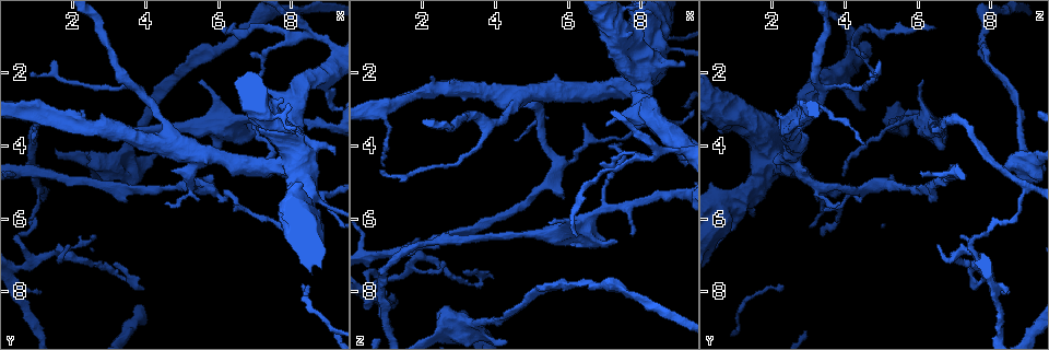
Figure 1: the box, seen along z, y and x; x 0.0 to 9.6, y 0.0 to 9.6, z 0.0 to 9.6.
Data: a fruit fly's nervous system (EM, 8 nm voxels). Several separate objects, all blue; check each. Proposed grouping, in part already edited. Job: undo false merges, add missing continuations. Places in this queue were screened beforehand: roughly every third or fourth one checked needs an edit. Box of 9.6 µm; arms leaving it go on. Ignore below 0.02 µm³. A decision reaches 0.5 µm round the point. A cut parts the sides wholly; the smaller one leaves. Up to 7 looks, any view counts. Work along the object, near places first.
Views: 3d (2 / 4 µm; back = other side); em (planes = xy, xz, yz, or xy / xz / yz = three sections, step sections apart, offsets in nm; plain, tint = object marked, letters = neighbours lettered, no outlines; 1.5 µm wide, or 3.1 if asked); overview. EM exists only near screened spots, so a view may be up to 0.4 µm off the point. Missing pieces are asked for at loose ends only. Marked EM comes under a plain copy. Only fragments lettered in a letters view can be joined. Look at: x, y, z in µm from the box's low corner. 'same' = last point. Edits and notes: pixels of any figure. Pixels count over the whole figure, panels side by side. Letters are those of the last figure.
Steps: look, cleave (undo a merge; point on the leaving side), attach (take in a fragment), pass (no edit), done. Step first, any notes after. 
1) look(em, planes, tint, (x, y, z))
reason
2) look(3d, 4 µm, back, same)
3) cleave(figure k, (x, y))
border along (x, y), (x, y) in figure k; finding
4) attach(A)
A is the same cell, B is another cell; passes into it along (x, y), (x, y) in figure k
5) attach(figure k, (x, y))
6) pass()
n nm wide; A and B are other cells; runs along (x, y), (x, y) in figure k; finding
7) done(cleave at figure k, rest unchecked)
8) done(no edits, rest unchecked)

look(em, planes, letters, (0.90, 3.00, 3.05))
branch point

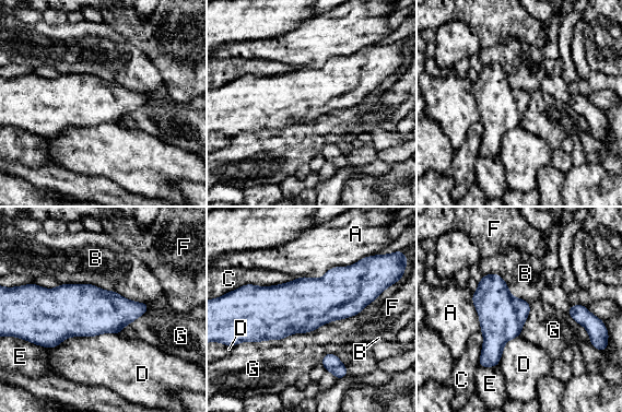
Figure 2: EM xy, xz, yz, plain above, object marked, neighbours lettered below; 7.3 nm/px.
pass()
A, B, C, D, E, F and G are other cells; one neuron here

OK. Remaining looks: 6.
look(em, planes, letters, (0.85, 3.90, 4.50))
tapers out

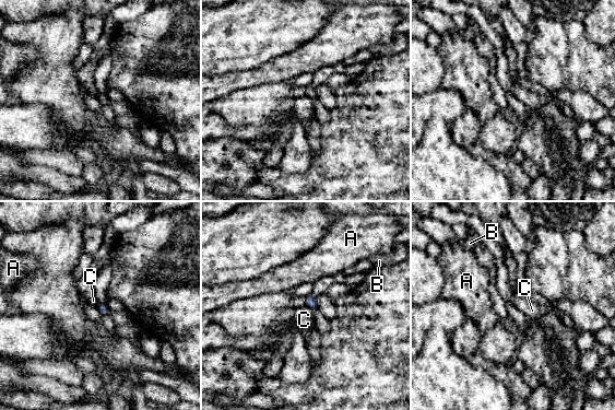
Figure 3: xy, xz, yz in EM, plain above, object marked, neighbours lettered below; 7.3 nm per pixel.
pass()
70 nm wide; A, B and C are other cells; border along (306, 305), (312, 312) in figure 3; no lettered fragment goes on from it

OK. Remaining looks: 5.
look(em, yz, step 8, letters, (1.45, 1.70, 5.00))
thin end

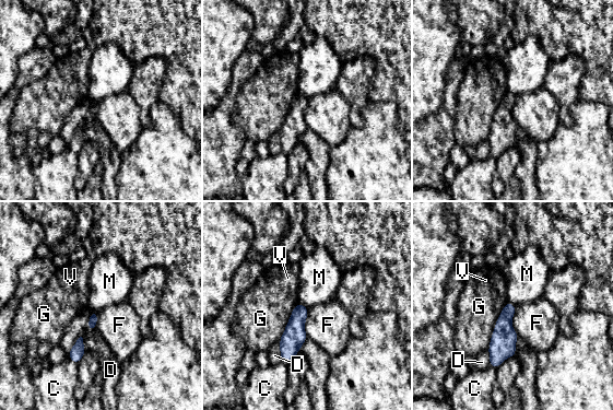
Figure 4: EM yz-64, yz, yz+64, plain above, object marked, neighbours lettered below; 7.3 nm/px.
look(em, planes, letters, same)
another direction

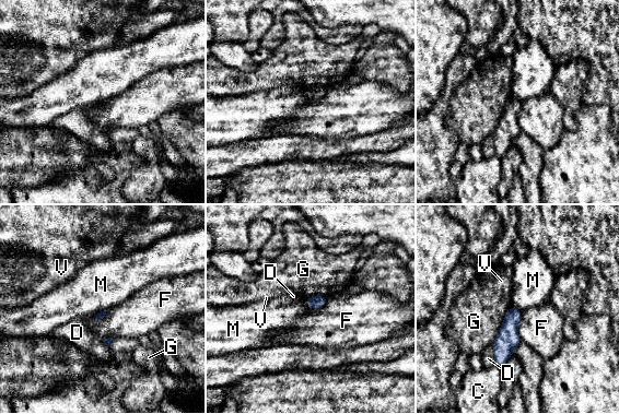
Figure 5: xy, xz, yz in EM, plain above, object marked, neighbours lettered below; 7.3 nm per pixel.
pass()
C, D, F, G, M and V are other cells; border along (105, 309), (92, 317) in figure 5; none of them fits

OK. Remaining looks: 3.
done(no edits, rest unchecked)

